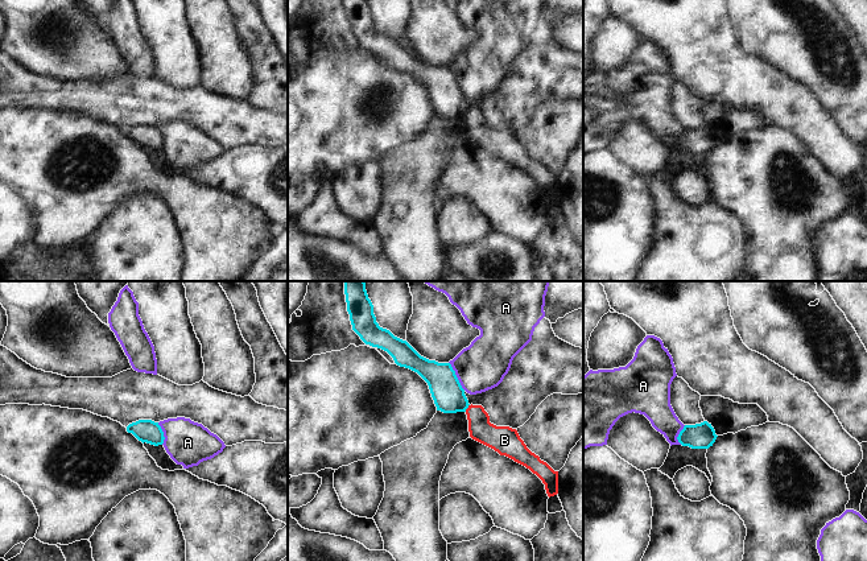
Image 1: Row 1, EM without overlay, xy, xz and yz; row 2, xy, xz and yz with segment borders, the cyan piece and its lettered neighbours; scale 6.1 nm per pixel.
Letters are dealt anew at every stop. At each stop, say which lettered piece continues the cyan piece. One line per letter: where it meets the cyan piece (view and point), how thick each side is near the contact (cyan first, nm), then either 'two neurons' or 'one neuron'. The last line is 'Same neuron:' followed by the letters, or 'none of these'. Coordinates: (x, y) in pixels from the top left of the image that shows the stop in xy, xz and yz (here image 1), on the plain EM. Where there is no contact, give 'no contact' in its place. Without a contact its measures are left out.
A: meets cyan in xz at (455, 81); 190 nm thick on the cyan side, 300 nm on the other; two neurons
B: meets cyan in xz at (467, 111); 190 nm thick on the cyan side, 150 nm on the other; two neurons
Same neuron: none of these

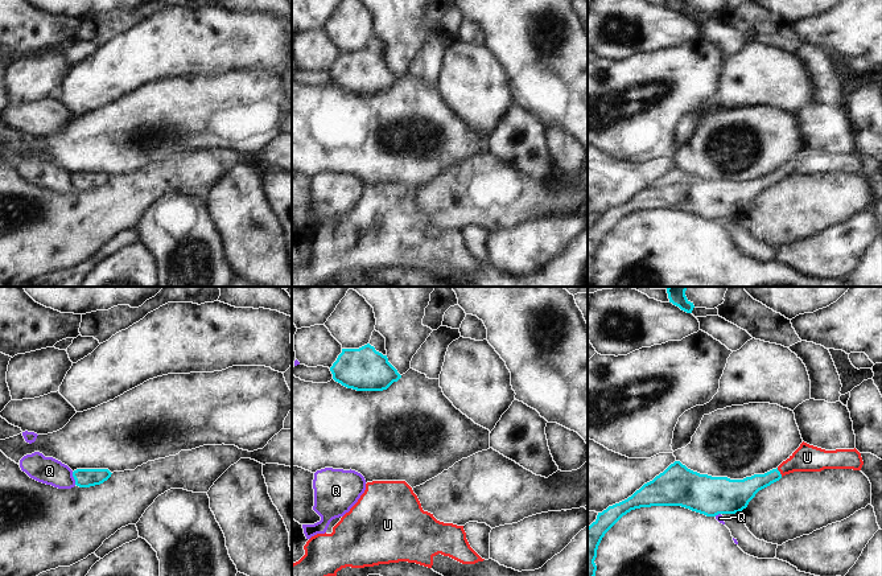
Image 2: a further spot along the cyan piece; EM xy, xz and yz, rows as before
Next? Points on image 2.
Q: meets cyan in xy at (74, 182); 110 nm thick on the cyan side, 160 nm on the other; two neurons
U: meets cyan in yz at (779, 176); 140 nm thick on the cyan side, 160 nm on the other; one neuron
Same neuron: U

